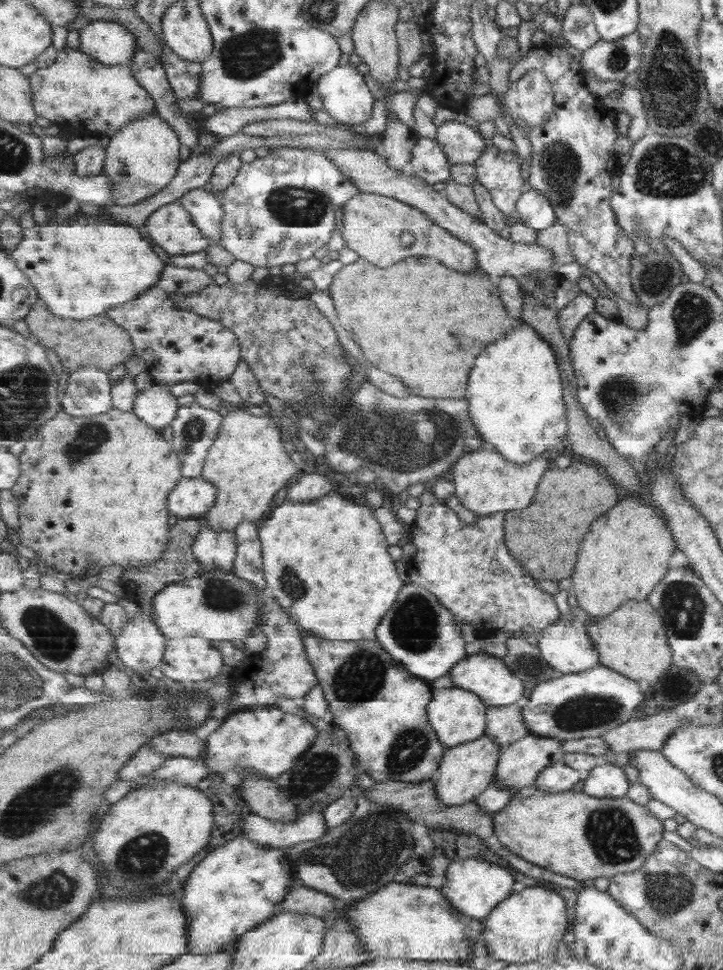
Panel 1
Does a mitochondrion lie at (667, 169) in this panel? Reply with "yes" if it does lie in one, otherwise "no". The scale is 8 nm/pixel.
yes

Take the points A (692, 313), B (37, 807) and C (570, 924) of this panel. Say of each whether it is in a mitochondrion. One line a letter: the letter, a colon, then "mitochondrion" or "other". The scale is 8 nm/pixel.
A: mitochondrion
B: mitochondrion
C: other

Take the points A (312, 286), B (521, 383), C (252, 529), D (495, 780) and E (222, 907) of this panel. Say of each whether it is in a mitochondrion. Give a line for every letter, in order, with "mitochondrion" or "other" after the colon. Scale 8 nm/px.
A: other
B: other
C: other
D: other
E: other

